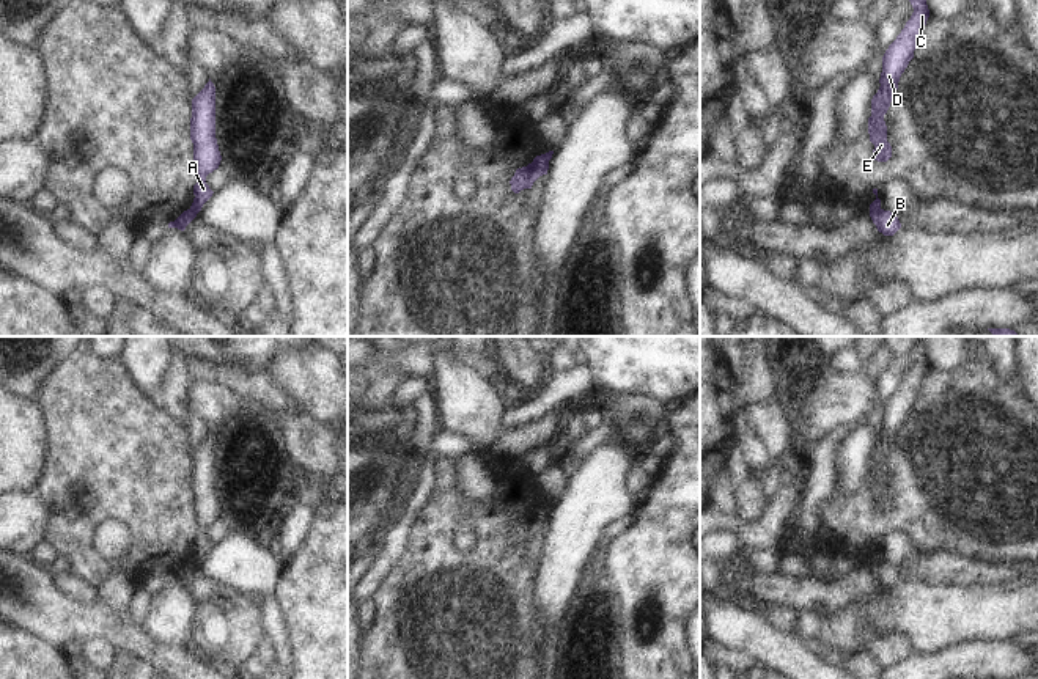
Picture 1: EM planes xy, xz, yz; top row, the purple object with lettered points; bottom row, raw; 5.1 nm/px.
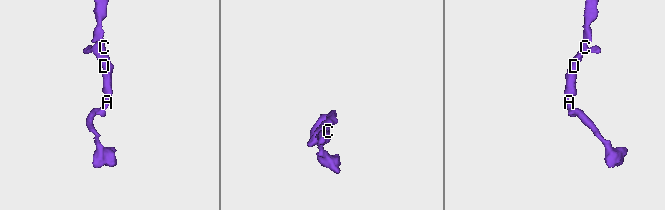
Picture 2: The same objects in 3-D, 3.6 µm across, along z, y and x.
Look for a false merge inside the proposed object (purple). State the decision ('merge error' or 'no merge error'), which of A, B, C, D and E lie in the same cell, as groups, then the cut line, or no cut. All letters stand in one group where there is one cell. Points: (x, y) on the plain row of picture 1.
merge error; A C D E / B; cut in xy along (191, 560), (195, 566)

